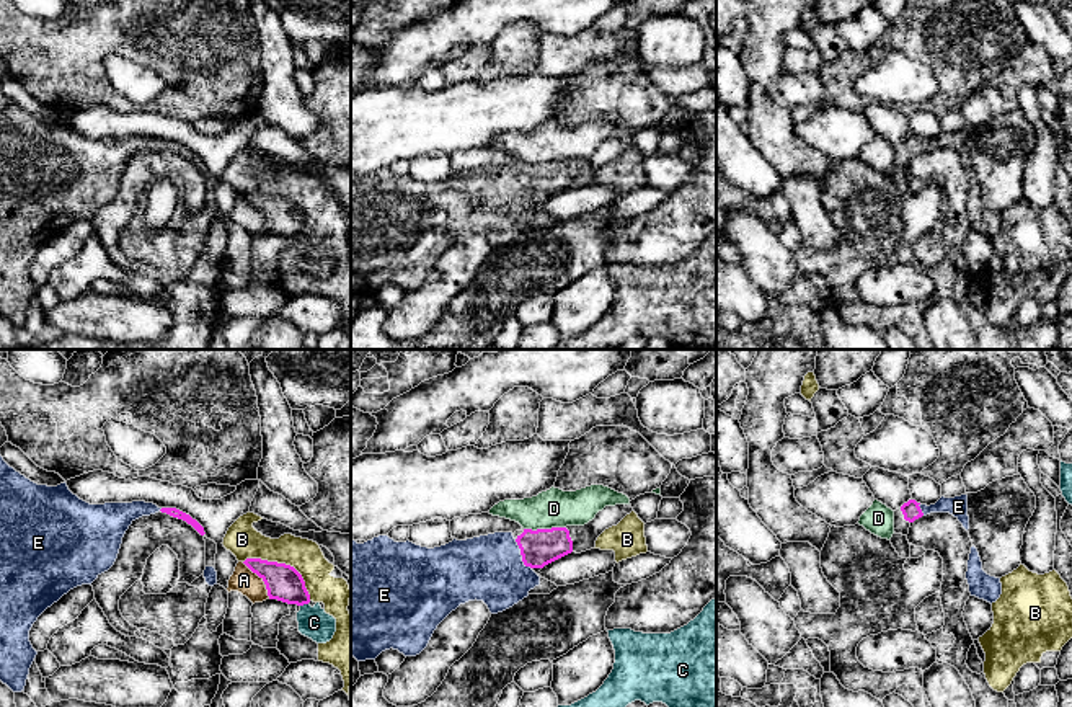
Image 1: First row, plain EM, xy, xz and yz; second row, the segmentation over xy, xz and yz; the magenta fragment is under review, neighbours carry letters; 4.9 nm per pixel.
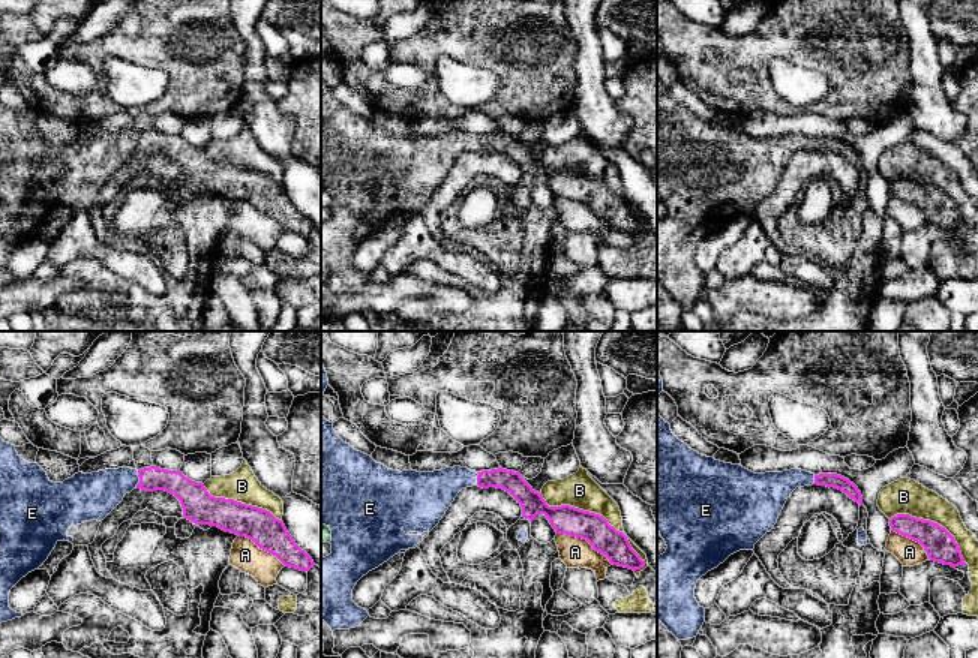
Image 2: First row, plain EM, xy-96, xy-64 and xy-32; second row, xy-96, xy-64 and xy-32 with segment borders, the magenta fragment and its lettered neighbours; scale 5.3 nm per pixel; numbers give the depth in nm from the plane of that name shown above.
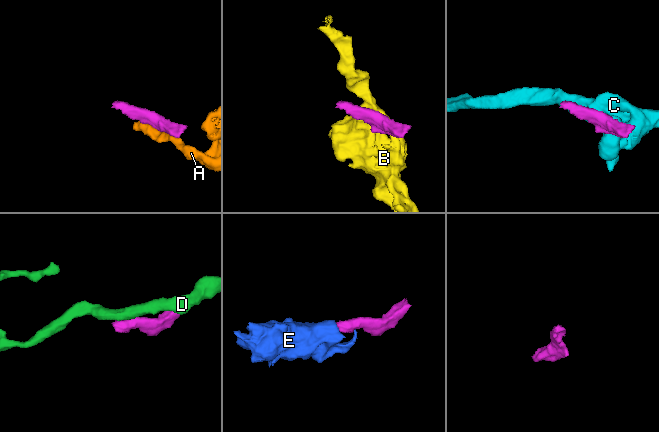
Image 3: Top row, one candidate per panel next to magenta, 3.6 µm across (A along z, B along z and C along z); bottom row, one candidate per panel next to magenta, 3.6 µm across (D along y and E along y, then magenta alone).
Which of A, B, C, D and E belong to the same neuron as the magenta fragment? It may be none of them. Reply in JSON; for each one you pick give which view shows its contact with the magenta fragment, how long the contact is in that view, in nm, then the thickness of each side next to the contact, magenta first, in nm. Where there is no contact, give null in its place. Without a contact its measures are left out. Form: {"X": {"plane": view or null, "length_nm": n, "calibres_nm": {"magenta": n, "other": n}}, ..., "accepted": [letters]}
{"E": {"plane": "xz", "length_nm": 170, "calibres_nm": {"magenta": 180, "other": 320}}, "accepted": ["E"]}

